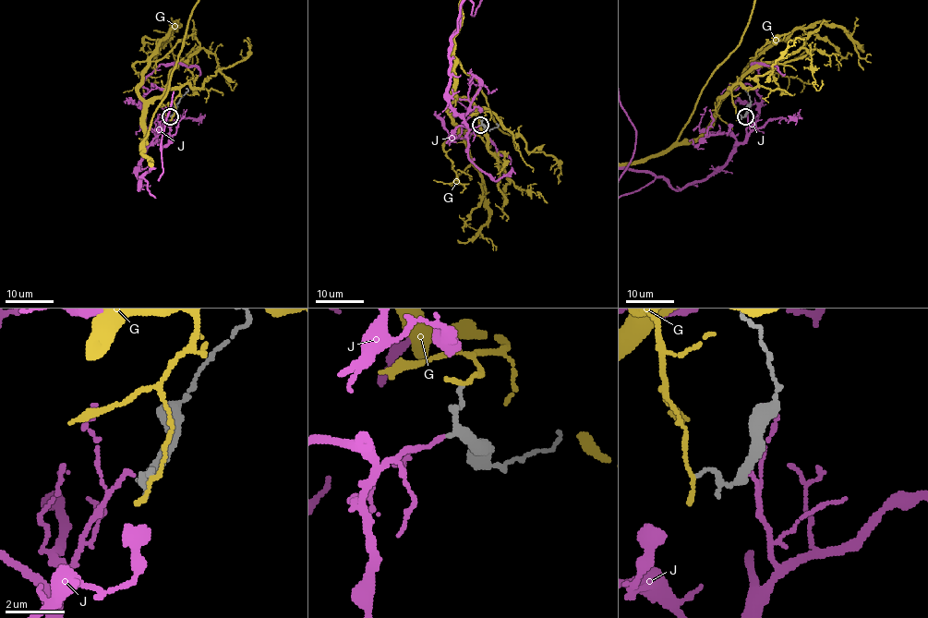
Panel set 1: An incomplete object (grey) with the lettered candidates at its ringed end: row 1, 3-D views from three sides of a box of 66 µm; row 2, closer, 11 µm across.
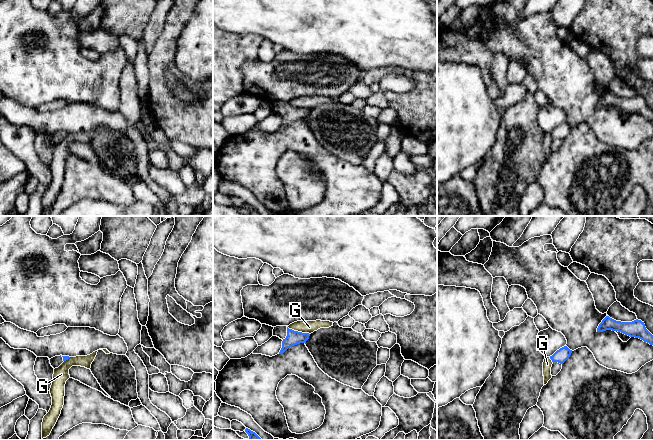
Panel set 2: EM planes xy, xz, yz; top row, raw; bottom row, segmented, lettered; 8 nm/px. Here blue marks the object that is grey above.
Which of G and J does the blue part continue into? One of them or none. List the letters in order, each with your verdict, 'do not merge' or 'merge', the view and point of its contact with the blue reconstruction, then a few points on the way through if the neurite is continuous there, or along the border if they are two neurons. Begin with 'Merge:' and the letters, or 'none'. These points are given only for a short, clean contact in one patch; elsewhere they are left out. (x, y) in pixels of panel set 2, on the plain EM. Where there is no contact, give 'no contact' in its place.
Merge: J
G: do not merge | xz (297, 107) | along xz (287, 102), (309, 110)
J: merge | no contact

